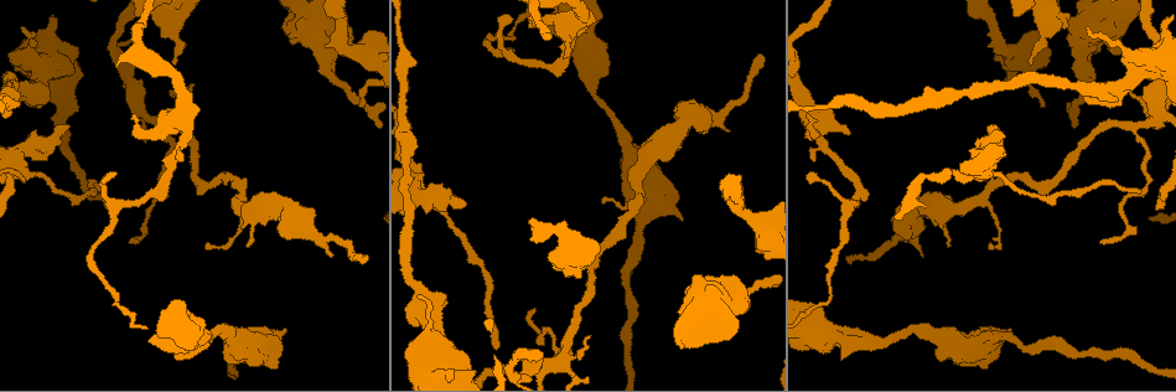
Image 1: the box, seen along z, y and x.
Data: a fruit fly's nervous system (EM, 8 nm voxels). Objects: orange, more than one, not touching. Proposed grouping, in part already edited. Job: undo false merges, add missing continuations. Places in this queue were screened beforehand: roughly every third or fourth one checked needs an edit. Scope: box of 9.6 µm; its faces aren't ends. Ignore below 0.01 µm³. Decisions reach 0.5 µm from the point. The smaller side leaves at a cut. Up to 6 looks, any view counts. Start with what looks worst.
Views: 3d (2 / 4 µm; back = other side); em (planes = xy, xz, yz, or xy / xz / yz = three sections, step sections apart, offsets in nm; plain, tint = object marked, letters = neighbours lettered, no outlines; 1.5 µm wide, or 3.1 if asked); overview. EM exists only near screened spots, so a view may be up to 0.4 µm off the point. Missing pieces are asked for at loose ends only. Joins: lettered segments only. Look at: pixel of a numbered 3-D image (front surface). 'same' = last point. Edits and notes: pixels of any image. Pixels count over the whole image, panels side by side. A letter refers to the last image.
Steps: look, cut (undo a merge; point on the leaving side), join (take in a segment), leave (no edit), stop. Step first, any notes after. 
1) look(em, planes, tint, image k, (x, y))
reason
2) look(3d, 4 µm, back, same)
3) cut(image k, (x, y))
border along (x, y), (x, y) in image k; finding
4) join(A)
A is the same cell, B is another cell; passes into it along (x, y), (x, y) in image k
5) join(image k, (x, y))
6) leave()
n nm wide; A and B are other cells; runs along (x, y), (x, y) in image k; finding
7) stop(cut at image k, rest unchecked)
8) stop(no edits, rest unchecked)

look(3d, 4 µm, image 1, (807, 113))
free end

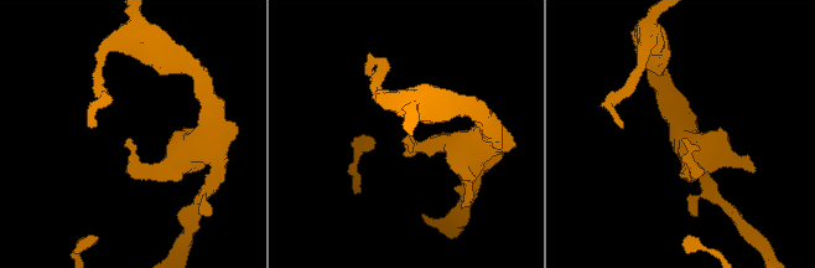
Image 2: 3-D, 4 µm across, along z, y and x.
look(em, planes, letters, image 2, (405, 136))
shape alone is not enough

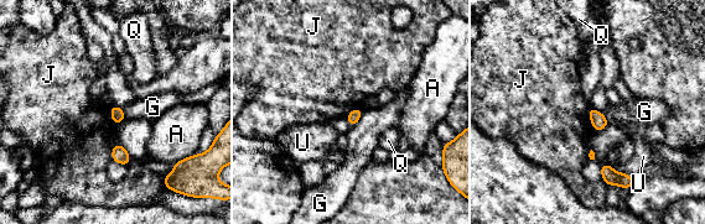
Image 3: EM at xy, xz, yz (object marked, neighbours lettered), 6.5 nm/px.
leave()
G touches over 140 nm; A, G, J, Q and U are other cells; border along (113, 147), (110, 159) in image 3; none of them fits

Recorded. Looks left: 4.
look(3d, 4 µm, image 1, (1118, 51))
thick end

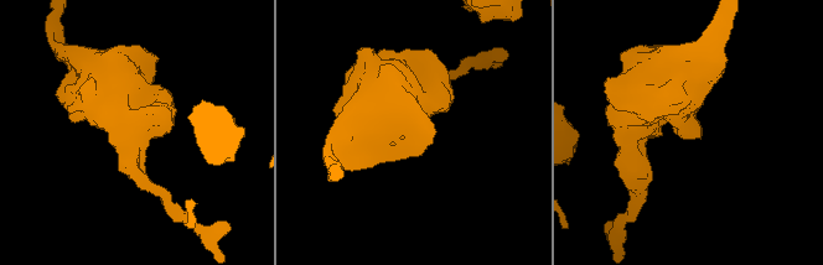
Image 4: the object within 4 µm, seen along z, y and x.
look(em, planes, letters, image 4, (702, 131))
shape alone is not enough

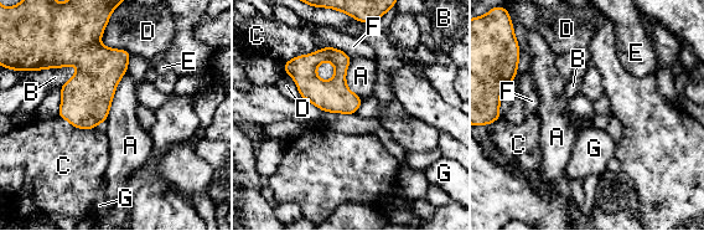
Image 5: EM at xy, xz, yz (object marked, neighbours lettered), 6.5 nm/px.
leave()
A touches over 360 nm; A, B, C, D, E, F and G are other cells; border along (127, 70), (115, 88), (105, 119) in image 5; no lettered segment goes on from it

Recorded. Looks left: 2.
look(em, planes, letters, image 1, (758, 54))

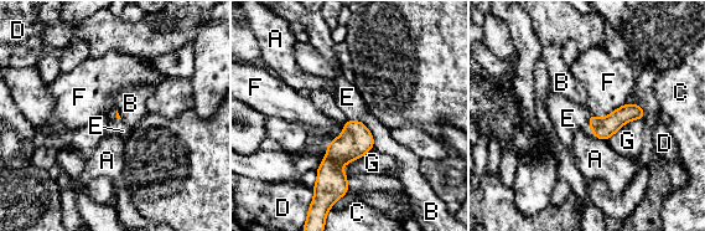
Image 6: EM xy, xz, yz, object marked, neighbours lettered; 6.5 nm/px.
join(E)
E is the same cell, A, B, C, D, F and G are other cells; passes into it along (605, 128), (590, 123), (568, 118) in image 6; the cell continues

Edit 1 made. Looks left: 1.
stop(join at image 6, rest unchecked)

